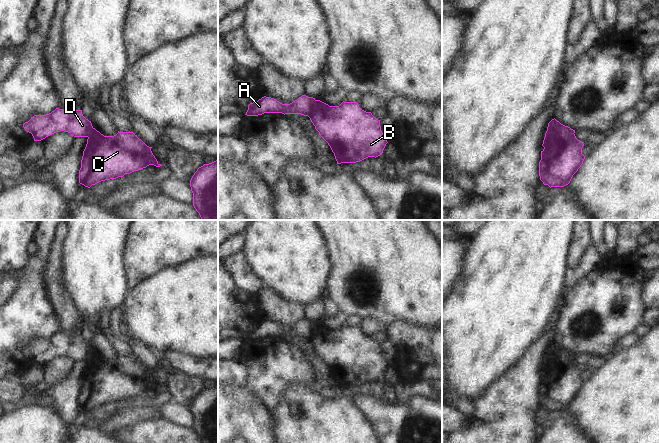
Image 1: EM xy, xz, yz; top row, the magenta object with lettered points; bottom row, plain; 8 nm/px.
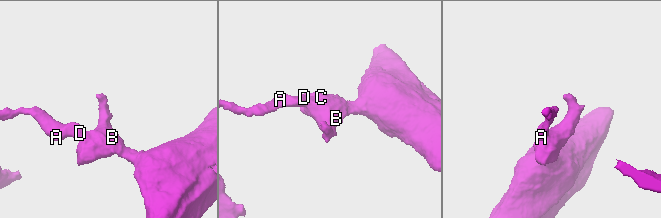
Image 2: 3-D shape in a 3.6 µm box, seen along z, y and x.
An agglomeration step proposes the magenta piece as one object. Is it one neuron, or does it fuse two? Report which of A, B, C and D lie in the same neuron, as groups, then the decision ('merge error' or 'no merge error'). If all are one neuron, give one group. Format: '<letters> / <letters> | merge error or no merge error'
A D / B C | merge error

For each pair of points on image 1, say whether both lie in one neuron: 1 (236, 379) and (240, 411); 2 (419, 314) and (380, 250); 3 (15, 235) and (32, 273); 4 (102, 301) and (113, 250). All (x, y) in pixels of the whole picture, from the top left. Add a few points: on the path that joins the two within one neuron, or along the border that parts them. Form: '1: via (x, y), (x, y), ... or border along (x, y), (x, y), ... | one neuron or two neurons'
1: border along (243, 385), (235, 388), (230, 393), (228, 392) | two neurons
2: via (419, 298), (419, 292), (393, 266) | one neuron
3: border along (29, 256), (28, 262), (20, 269) | two neurons
4: via (102, 288), (102, 263) | one neuron

